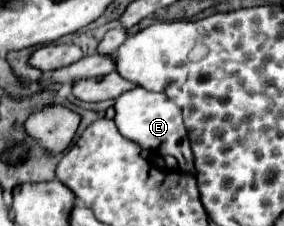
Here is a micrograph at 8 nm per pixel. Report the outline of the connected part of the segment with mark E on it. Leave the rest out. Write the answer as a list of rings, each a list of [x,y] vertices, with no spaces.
[[[138,86],[136,90],[124,92],[116,100],[114,110],[116,110],[114,124],[116,124],[118,132],[124,138],[136,142],[140,148],[154,150],[154,152],[158,152],[162,156],[166,156],[166,154],[174,156],[178,160],[182,172],[188,172],[188,174],[196,176],[190,138],[188,138],[188,134],[184,130],[180,108],[176,106],[176,102],[172,102],[172,98],[168,98],[166,94],[160,94],[160,92],[156,94],[156,92],[150,92],[150,90],[144,90],[144,88]]]

